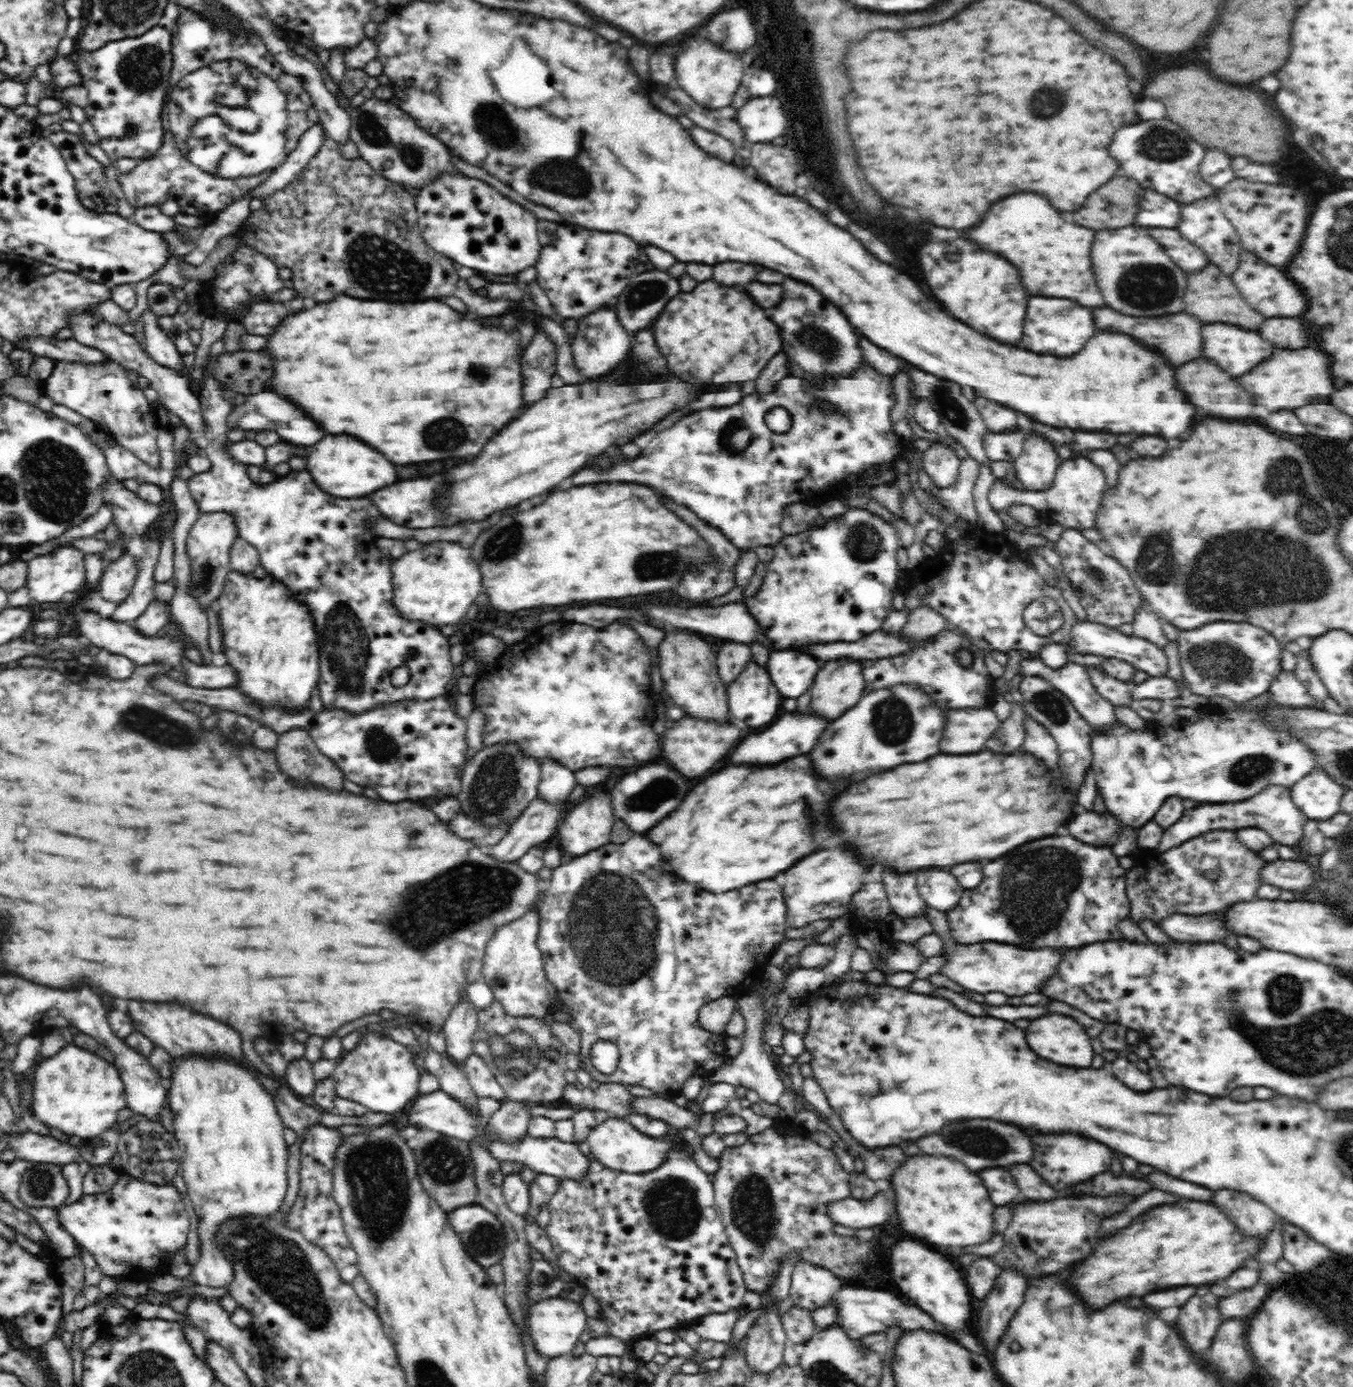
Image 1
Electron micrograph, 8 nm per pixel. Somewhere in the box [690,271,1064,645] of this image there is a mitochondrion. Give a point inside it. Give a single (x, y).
(824, 344)

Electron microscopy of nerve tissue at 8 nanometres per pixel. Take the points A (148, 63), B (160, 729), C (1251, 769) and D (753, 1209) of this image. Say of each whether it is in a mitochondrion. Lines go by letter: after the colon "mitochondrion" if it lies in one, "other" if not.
A: mitochondrion
B: mitochondrion
C: mitochondrion
D: mitochondrion

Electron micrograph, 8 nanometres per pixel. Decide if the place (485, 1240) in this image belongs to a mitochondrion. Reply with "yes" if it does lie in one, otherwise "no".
yes

